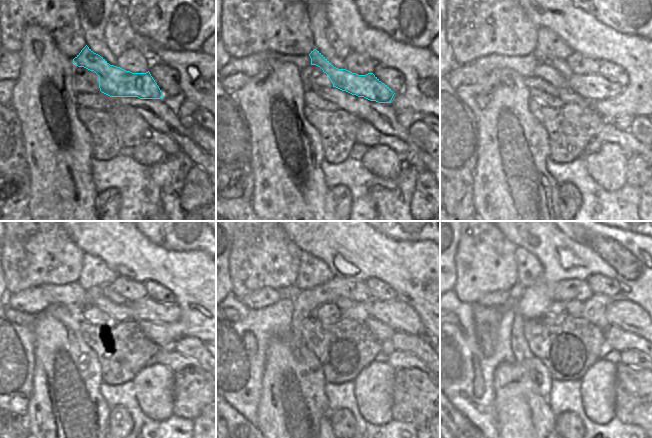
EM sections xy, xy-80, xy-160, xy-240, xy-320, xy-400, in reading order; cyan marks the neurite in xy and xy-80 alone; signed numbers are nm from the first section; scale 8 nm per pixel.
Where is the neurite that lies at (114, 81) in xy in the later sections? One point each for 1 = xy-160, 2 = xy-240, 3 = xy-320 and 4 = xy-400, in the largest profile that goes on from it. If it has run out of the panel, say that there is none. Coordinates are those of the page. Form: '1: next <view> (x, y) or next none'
1: next xy-160 (595, 87)
2: next xy-240 (147, 309)
3: next xy-320 (396, 314)
4: next xy-400 (626, 315)

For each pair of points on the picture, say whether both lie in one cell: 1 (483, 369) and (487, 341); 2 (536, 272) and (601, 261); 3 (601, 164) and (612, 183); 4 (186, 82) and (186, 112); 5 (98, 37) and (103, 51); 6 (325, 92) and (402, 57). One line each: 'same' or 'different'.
1: different
2: different
3: same
4: different
5: same
6: different

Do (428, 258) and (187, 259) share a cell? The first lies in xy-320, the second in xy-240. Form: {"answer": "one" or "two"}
{"answer": "one"}

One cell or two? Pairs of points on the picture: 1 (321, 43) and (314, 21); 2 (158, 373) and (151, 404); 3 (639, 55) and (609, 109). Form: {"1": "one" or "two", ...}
{"1": "one", "2": "one", "3": "one"}

